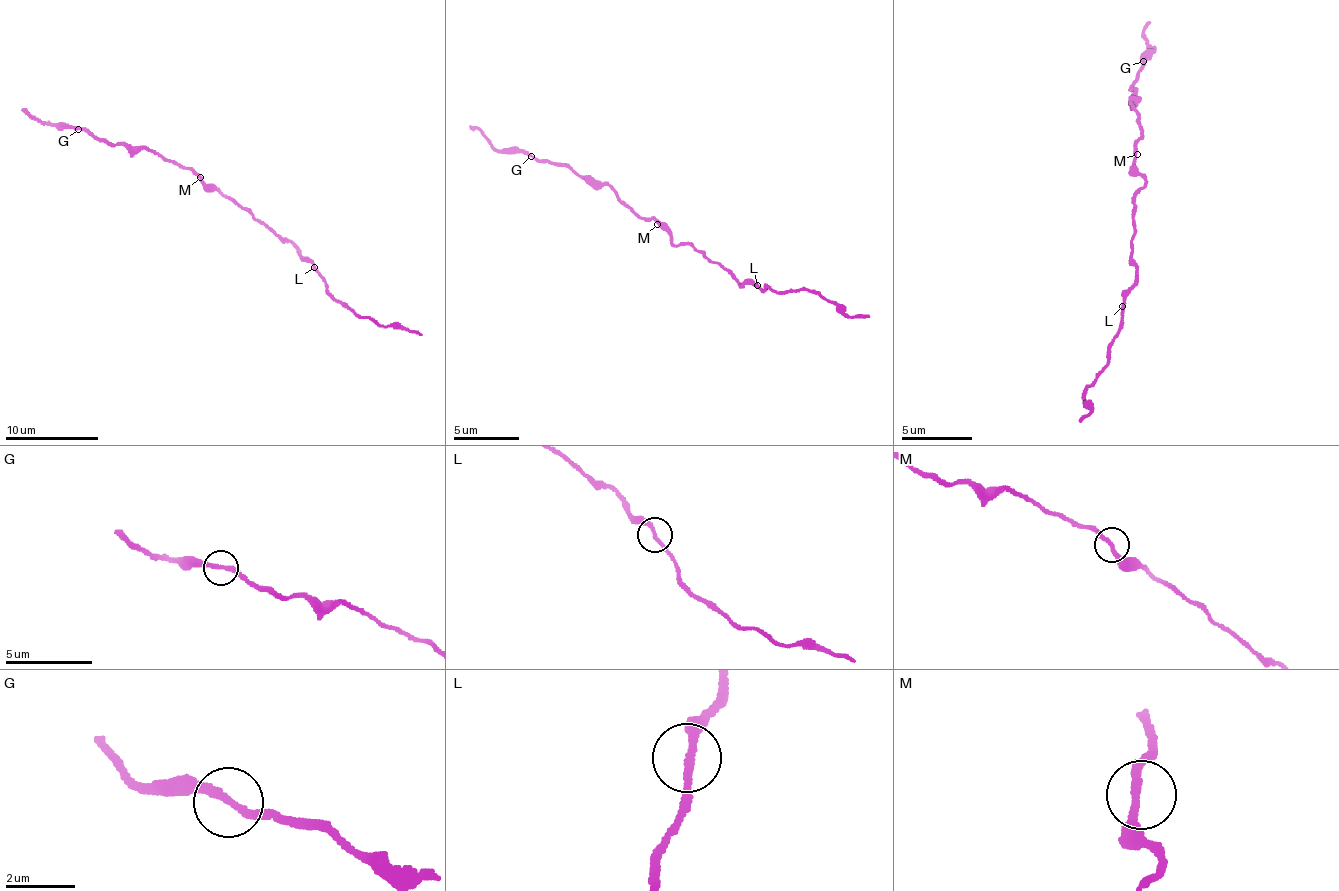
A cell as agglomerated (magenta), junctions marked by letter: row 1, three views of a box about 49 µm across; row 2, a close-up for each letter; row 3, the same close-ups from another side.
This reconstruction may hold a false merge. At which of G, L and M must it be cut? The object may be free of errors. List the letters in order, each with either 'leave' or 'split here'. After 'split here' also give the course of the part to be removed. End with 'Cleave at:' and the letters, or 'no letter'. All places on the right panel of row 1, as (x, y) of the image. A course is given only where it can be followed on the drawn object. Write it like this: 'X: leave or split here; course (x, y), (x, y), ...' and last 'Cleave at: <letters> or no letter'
G: split here; course (1142, 60), (1155, 52), (1144, 22)
L: leave
M: leave
Cleave at: G

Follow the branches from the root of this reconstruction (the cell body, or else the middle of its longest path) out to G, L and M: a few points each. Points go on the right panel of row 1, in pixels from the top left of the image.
G: (1136, 198), (1144, 182), (1135, 150), (1144, 137), (1130, 99), (1139, 97), (1131, 86), (1139, 81), (1142, 60)
L: (1136, 198), (1131, 218), (1136, 231), (1129, 255), (1137, 271), (1122, 306)
M: (1136, 198), (1144, 182), (1135, 166), (1137, 154)

